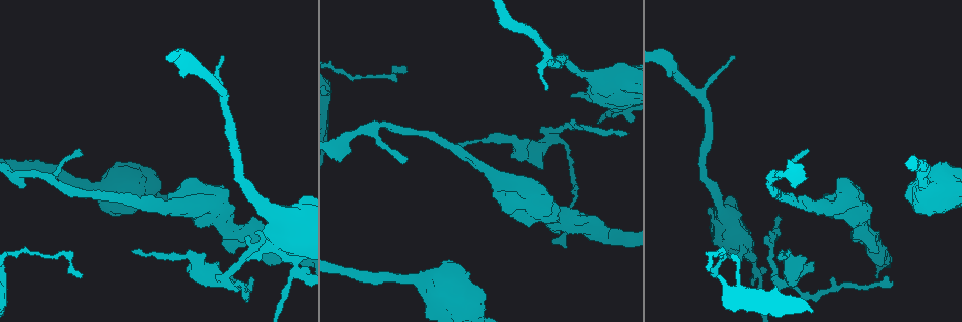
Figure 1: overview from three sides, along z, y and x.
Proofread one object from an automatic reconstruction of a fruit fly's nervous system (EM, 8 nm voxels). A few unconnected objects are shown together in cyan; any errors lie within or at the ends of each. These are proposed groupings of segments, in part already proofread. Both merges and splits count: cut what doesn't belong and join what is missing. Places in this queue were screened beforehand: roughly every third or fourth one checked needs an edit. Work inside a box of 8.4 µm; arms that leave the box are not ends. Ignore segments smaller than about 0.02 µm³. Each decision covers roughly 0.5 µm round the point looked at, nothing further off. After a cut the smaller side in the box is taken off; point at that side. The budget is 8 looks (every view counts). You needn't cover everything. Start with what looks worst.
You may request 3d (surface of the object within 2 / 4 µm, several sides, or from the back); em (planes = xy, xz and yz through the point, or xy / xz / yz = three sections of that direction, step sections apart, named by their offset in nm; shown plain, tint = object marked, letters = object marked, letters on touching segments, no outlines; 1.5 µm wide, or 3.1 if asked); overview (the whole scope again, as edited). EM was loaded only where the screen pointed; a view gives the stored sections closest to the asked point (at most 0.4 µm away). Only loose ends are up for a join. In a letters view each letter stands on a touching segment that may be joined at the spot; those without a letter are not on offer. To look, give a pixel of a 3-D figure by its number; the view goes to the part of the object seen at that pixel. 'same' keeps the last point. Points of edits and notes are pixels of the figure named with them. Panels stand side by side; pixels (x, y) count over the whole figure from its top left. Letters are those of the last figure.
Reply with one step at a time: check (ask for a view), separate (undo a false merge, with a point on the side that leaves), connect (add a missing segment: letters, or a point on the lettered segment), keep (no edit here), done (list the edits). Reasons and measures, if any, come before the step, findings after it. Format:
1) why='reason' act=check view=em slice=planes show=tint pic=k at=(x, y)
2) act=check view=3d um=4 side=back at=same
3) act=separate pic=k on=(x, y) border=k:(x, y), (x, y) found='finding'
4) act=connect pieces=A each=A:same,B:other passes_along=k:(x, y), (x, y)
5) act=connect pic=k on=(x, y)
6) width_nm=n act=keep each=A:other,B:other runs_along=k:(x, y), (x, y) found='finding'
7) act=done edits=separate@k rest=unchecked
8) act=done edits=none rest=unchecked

why='thin end' act=check view=em slice=planes show=letters pic=1 at=(247, 260)

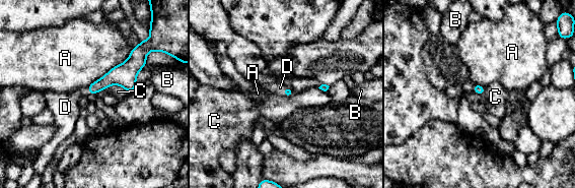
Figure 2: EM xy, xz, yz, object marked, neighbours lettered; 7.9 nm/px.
act=connect pic=2 on=(277, 87) each=A:other,B:other,C:other,D:same passes_along=2:(287, 91), (284, 90), (277, 87) found='the neuron continues'

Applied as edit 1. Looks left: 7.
why='end of a long branch' act=check view=em slice=yz step=8 show=tint pic=1 at=(886, 279)

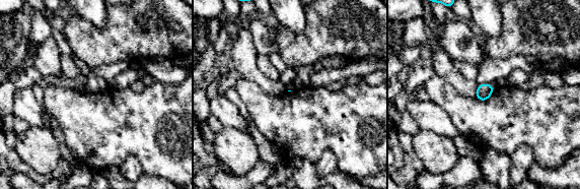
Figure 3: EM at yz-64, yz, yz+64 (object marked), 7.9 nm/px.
act=check view=em slice=xy step=8 show=letters at=same

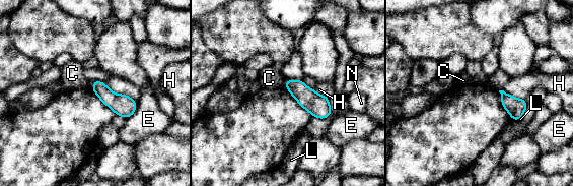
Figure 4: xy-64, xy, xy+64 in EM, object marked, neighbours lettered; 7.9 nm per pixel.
act=keep each=C:other,E:other,H:other,L:other,N:other border=4:(314, 89), (328, 98) found='none of them fits'

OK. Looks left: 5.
why='an open end' act=check view=3d um=4 pic=1 at=(24, 185)

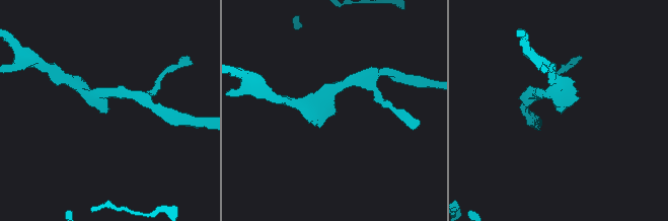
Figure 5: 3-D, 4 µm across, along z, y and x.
arm_widths_nm=190,220 act=check view=em slice=planes show=letters pic=5 at=(108, 109)

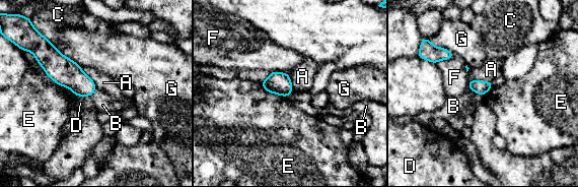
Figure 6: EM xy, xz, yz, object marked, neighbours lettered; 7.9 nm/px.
width_nm=110 act=keep each=A:other,B:other,C:other,D:other,E:other,F:other,G:other border=6:(468, 87), (483, 96) found='no lettered segment goes on from it'

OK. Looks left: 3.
act=done edits=connect@2 rest=unchecked

